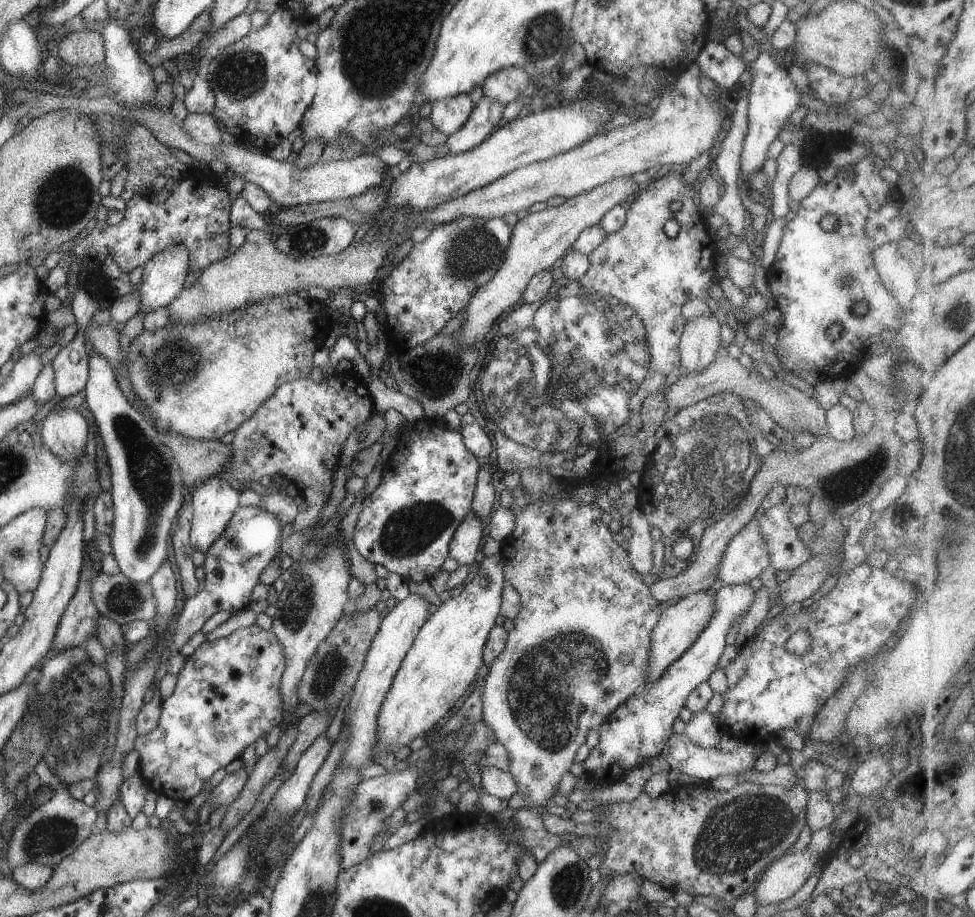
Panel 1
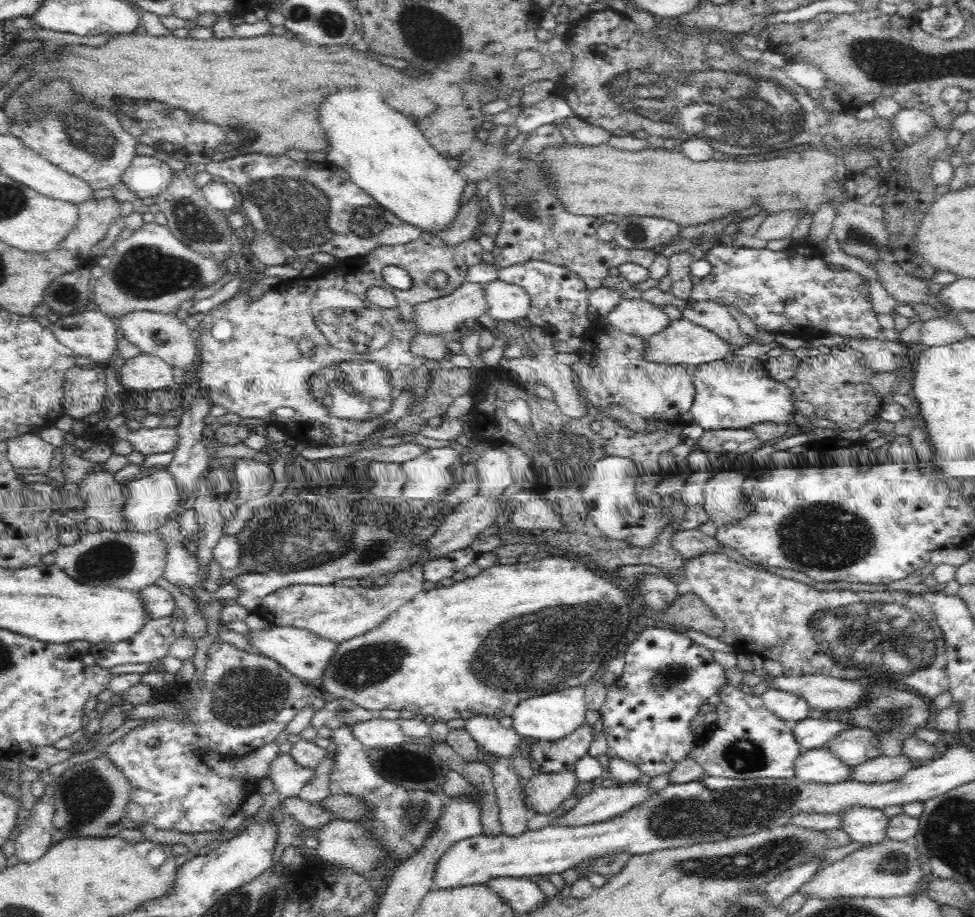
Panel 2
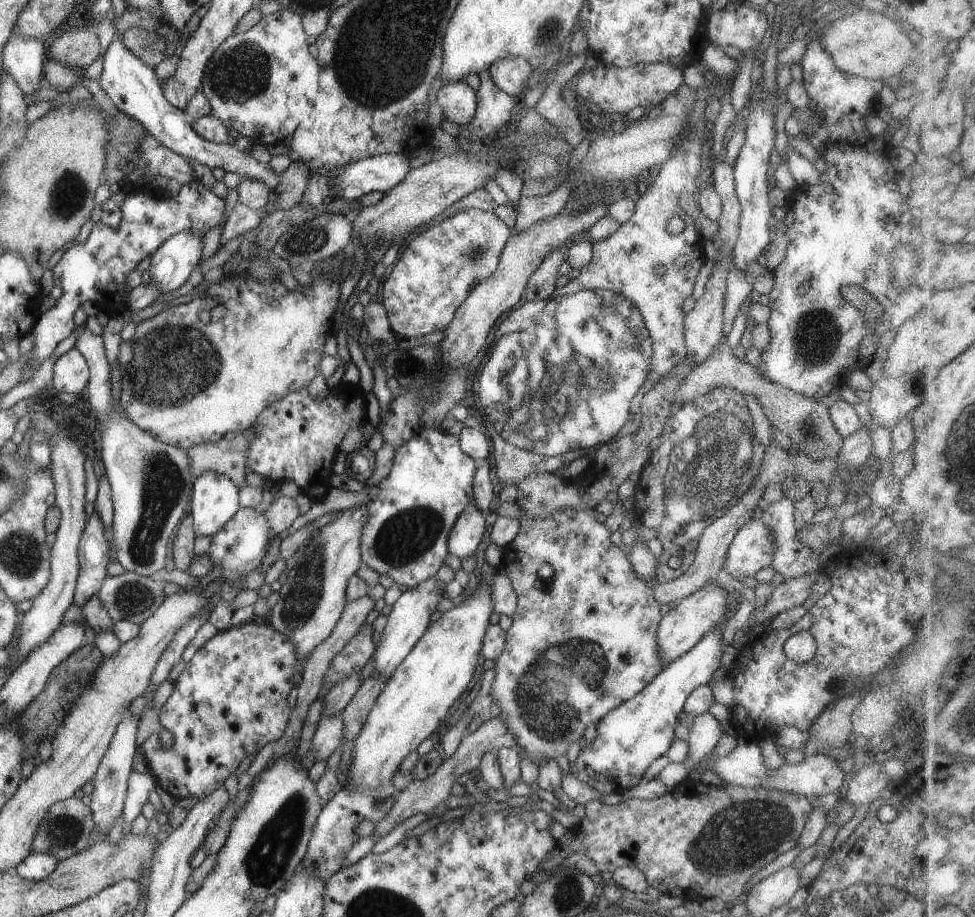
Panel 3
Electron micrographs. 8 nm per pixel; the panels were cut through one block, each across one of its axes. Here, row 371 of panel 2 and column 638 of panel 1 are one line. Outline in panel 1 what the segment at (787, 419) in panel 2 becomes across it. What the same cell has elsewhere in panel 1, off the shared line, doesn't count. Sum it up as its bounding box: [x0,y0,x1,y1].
[582,584,756,785]

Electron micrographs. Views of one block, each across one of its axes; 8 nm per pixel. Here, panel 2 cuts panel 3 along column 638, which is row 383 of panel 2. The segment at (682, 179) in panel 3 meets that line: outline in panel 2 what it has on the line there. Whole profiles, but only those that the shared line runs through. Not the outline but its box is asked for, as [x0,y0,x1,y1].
[194,232,484,446]

